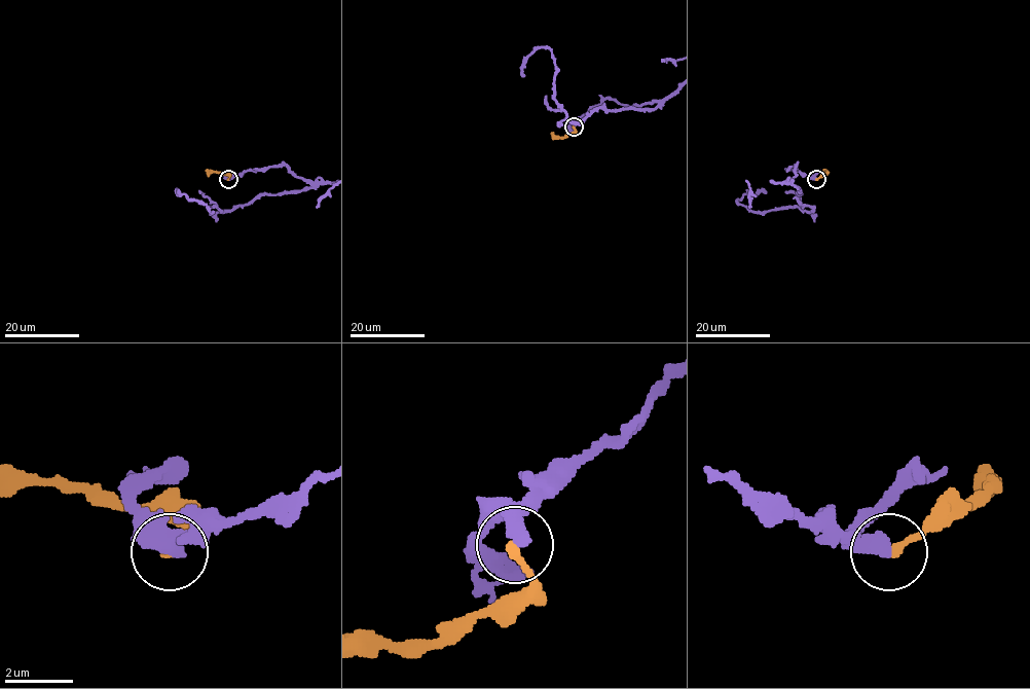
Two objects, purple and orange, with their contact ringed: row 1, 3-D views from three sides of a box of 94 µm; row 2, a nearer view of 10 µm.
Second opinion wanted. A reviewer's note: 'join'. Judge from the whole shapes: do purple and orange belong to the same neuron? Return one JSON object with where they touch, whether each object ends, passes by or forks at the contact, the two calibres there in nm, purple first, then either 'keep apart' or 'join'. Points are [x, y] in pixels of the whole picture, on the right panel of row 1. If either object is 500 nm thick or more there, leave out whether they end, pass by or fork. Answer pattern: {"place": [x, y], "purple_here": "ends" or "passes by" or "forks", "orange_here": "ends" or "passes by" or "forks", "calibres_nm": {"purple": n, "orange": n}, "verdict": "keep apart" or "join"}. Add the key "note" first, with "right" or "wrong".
{"note": "wrong", "place": [816, 179], "purple_here": "ends", "orange_here": "ends", "calibres_nm": {"purple": 460, "orange": 240}, "verdict": "keep apart"}

